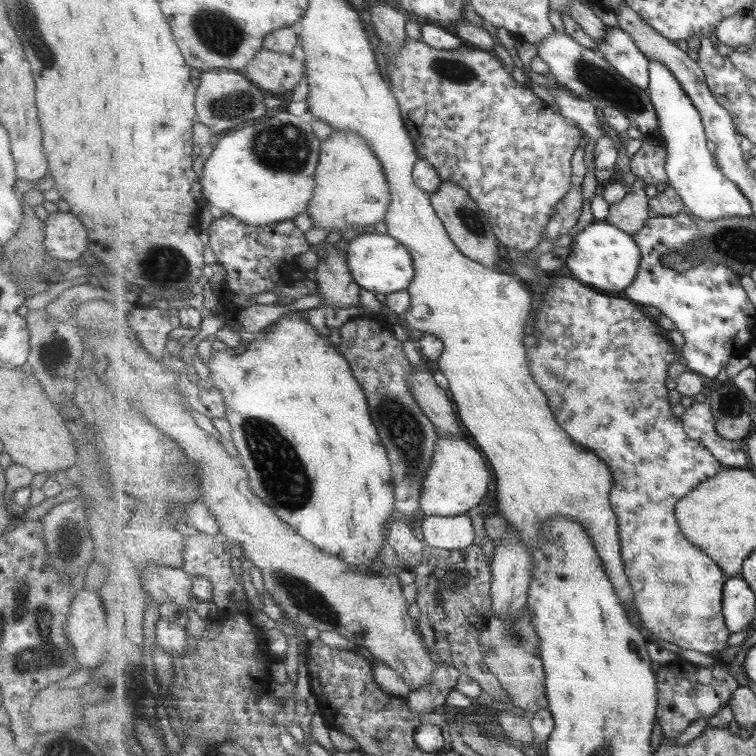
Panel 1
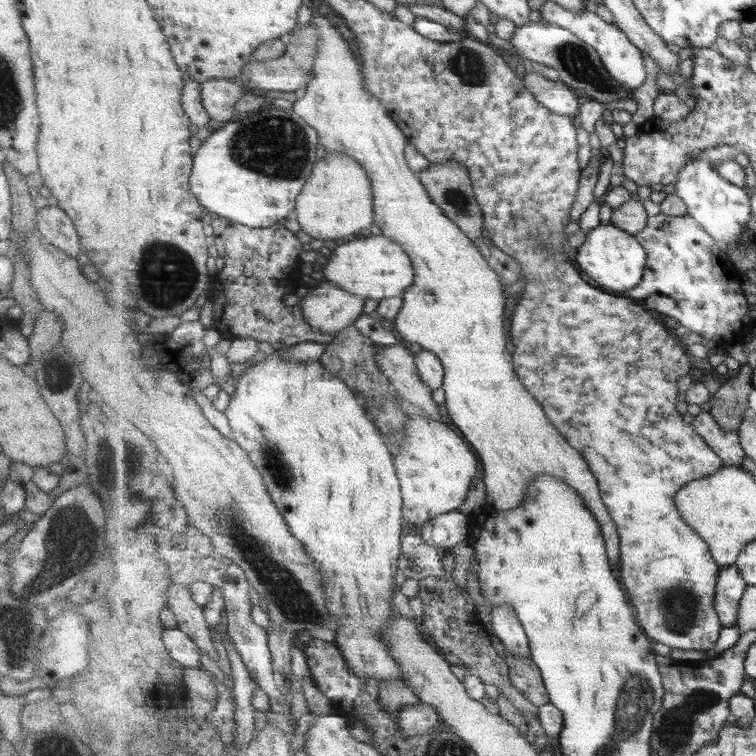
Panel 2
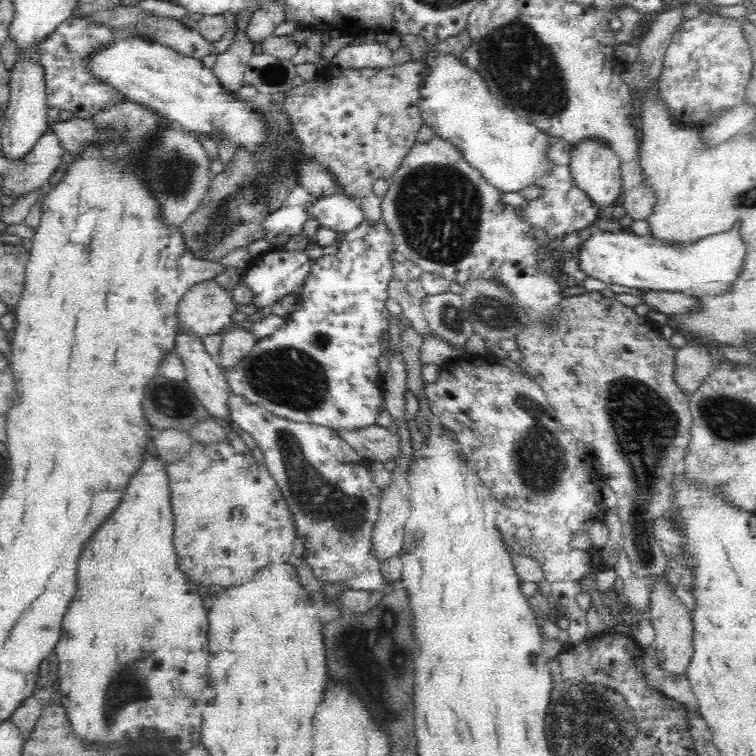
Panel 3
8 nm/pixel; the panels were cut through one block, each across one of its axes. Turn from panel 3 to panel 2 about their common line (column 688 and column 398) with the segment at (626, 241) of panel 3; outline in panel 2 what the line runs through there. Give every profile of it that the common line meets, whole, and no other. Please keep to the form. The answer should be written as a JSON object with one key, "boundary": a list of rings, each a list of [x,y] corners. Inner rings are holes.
{"boundary":[[[381,234],[355,237],[353,240],[347,240],[343,245],[335,247],[334,253],[327,258],[326,266],[319,276],[365,300],[380,302],[383,299],[402,296],[410,286],[413,286],[415,275],[414,260],[410,254],[391,237]]]}

